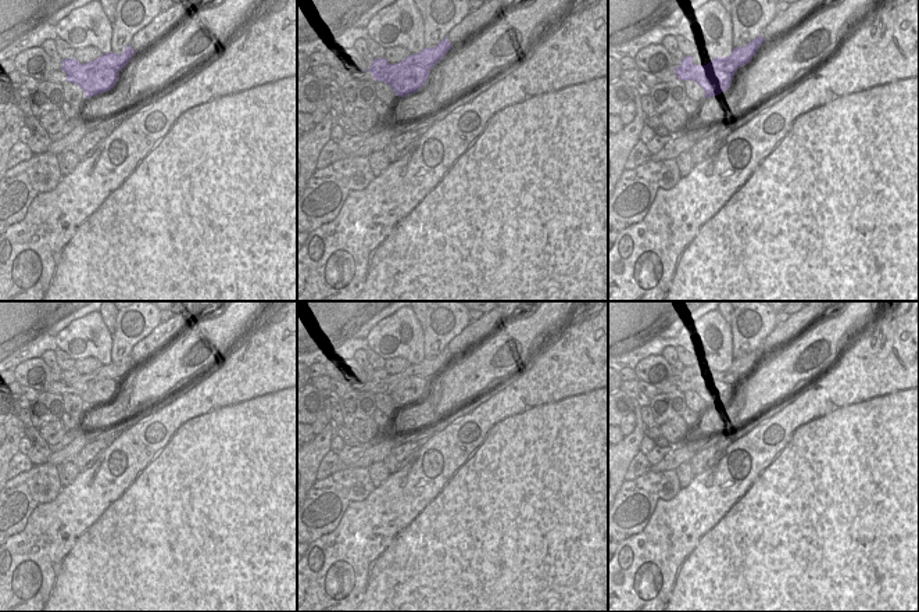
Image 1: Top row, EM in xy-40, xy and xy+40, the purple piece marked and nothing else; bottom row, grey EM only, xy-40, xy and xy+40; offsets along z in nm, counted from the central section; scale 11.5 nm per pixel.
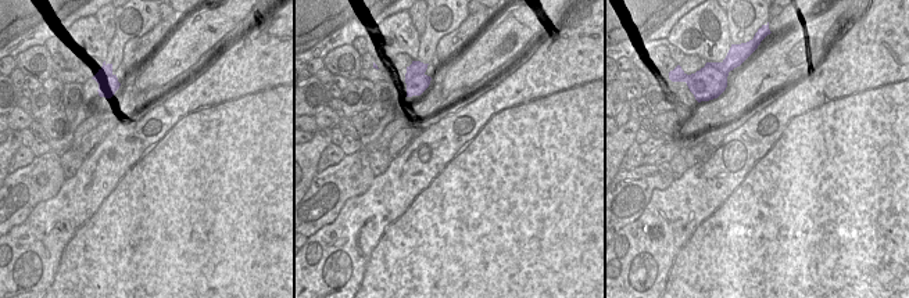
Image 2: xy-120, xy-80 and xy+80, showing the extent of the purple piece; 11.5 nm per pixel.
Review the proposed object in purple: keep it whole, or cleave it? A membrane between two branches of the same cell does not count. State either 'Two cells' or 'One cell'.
Two cells

